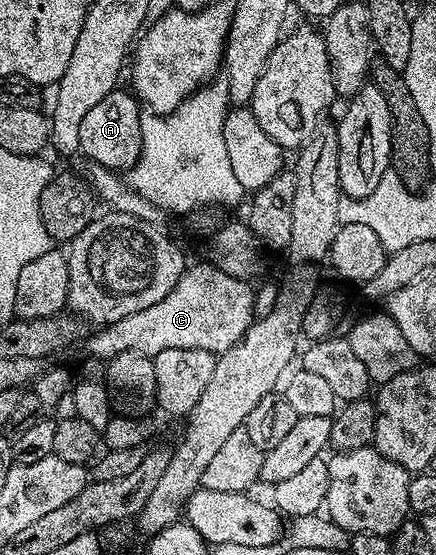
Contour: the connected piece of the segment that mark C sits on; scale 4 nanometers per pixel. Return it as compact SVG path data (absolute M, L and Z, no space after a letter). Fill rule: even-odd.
M214 262L195 264L181 274L177 286L161 298L149 310L137 310L129 318L121 318L112 324L102 325L88 335L88 357L100 362L112 360L117 354L136 352L142 356L155 357L161 350L209 350L216 354L228 352L249 330L256 319L255 294L252 285L238 280Z

